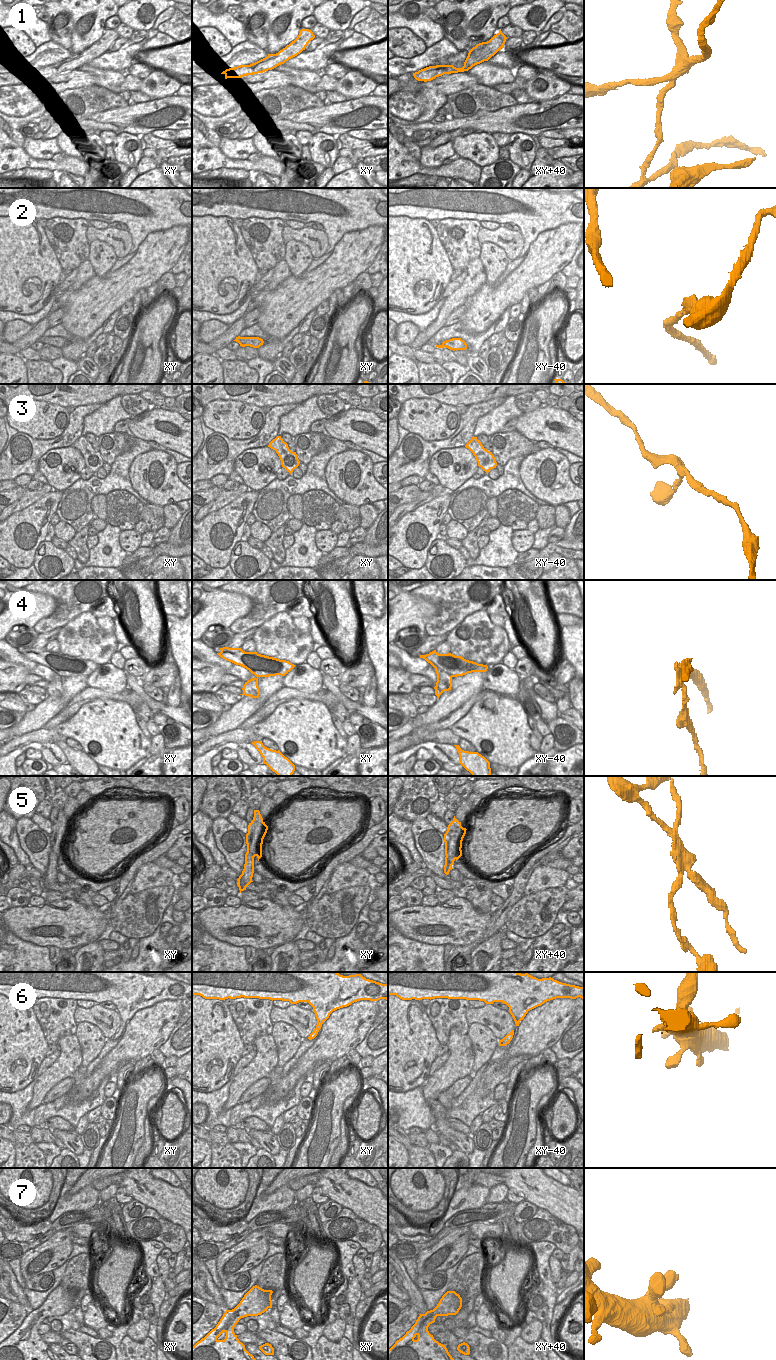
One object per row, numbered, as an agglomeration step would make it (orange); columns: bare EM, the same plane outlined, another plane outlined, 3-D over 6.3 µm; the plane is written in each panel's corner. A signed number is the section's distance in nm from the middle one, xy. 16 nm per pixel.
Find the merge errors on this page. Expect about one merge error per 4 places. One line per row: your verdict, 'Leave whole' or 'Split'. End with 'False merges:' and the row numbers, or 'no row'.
1: Split
2: Leave whole
3: Leave whole
4: Split
5: Split
6: Leave whole
7: Leave whole
False merges: 1, 4, 5.

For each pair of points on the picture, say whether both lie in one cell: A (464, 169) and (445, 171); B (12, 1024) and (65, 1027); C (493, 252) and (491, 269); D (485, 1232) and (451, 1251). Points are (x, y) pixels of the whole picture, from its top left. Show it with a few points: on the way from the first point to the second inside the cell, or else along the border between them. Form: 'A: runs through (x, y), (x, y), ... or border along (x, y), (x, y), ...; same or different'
A: runs through (459, 169), (450, 170); same
B: border along (34, 1013), (48, 1044); different
C: runs through (493, 256), (493, 265); same
D: border along (468, 1226), (471, 1233); different

